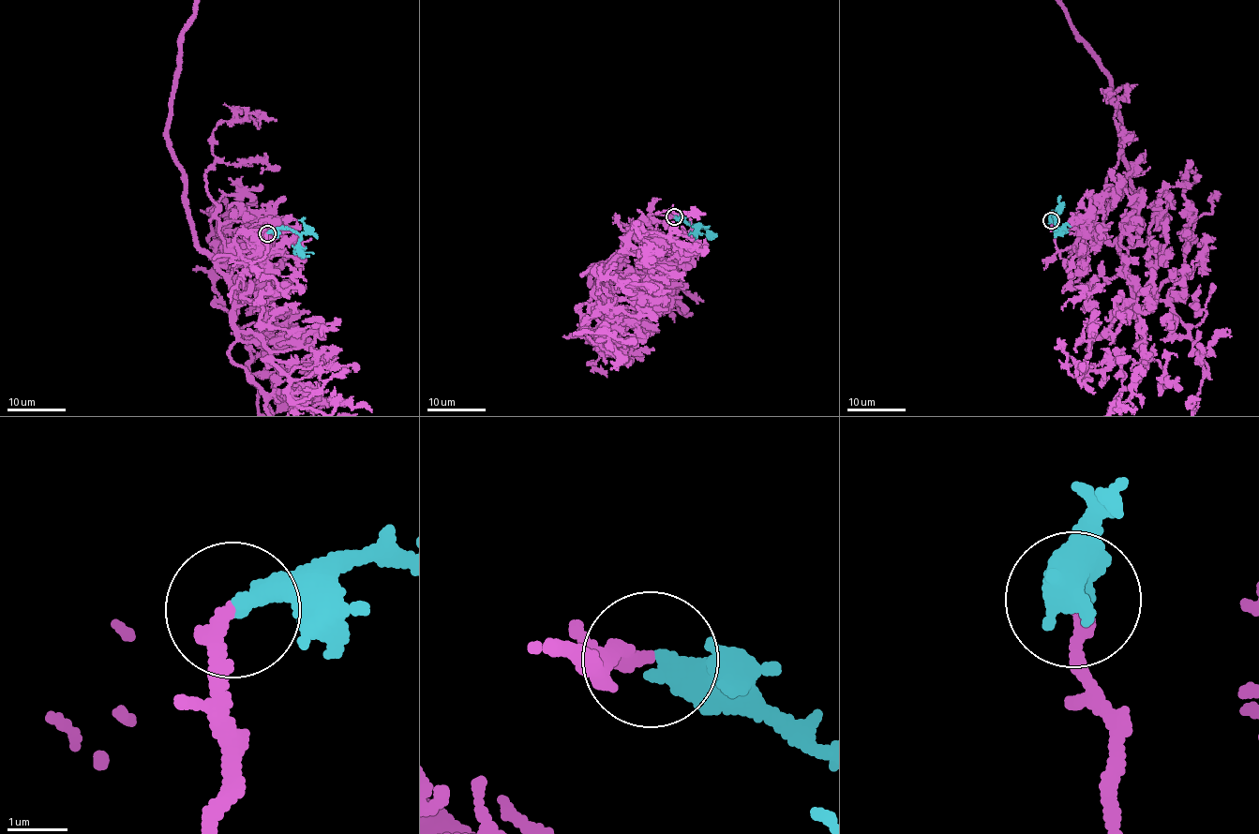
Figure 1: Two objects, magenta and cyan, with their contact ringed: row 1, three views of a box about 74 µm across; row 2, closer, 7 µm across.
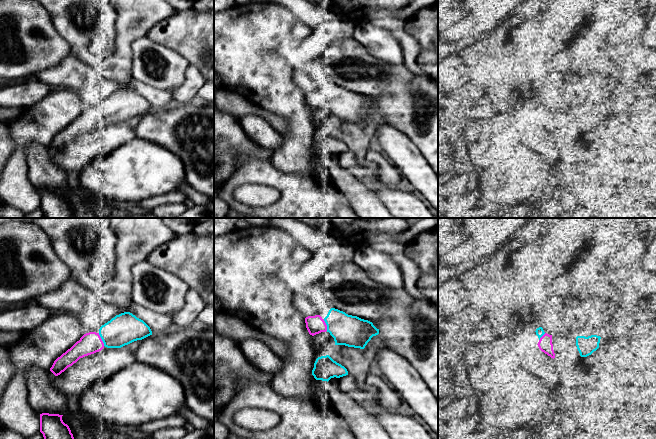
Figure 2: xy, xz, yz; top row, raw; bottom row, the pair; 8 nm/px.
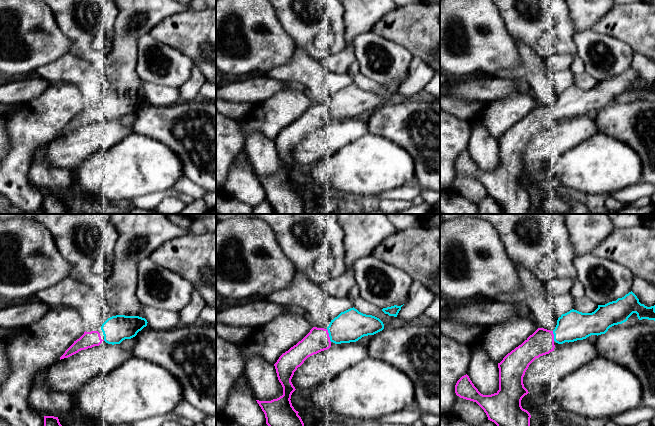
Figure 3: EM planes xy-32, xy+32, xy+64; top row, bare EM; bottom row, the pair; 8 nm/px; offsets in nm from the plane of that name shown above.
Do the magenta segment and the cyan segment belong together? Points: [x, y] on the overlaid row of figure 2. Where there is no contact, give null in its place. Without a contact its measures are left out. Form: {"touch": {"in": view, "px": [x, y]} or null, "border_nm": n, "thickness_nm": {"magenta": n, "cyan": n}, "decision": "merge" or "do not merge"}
{"touch": {"in": "xy", "px": [101, 339]}, "border_nm": 120, "thickness_nm": {"magenta": 170, "cyan": 260}, "decision": "merge"}

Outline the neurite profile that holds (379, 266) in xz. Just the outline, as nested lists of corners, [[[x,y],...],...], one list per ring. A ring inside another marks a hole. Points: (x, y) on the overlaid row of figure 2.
[[[370,246],[355,251],[352,260],[368,277],[387,289],[404,289],[404,277],[400,266],[386,252]]]

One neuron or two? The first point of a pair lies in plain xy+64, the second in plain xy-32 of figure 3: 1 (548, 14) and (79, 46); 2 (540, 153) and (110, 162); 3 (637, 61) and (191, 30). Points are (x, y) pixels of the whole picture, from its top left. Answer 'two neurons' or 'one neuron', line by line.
1: one neuron
2: two neurons
3: two neurons

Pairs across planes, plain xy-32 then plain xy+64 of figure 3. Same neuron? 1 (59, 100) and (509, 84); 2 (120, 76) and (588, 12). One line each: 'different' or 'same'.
1: different
2: same

